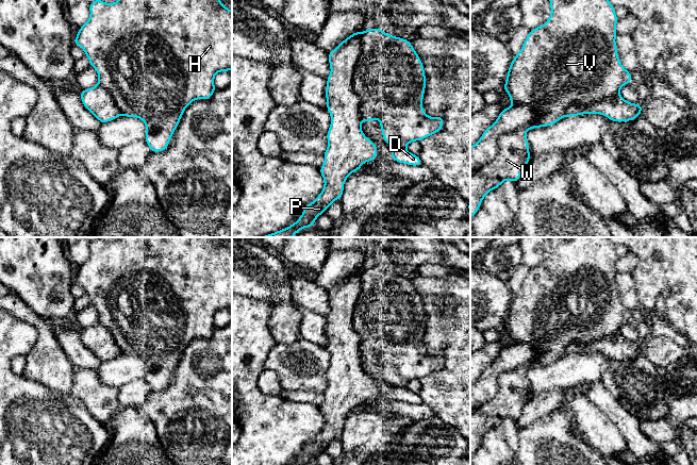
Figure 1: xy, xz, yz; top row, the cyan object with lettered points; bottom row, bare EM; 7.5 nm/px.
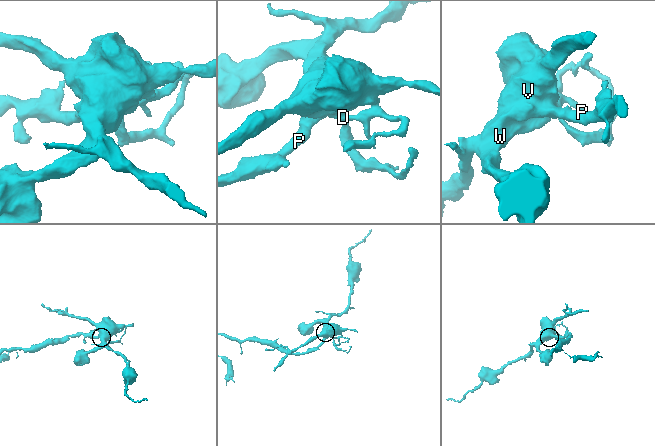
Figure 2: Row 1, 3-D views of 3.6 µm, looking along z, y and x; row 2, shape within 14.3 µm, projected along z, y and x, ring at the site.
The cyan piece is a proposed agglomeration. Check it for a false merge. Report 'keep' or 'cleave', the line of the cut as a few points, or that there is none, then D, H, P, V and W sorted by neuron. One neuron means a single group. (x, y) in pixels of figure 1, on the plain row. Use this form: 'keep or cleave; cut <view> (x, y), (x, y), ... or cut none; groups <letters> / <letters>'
cleave; cut yz (531, 344), (536, 356), (503, 371), (497, 393), (475, 410); groups D P / H V W

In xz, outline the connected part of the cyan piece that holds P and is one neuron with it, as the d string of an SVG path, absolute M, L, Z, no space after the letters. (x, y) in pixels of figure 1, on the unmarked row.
M354 270L328 292L331 312L327 316L327 349L331 352L331 363L327 371L328 386L325 400L319 406L325 424L317 436L304 445L300 456L289 465L313 465L316 456L337 437L342 437L347 416L378 393L377 383L363 372L359 352L360 336L352 328L353 310L361 293L361 271Z

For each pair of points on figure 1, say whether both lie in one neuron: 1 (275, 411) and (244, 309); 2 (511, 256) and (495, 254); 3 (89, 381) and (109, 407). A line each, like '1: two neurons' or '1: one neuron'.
1: one neuron
2: one neuron
3: one neuron

